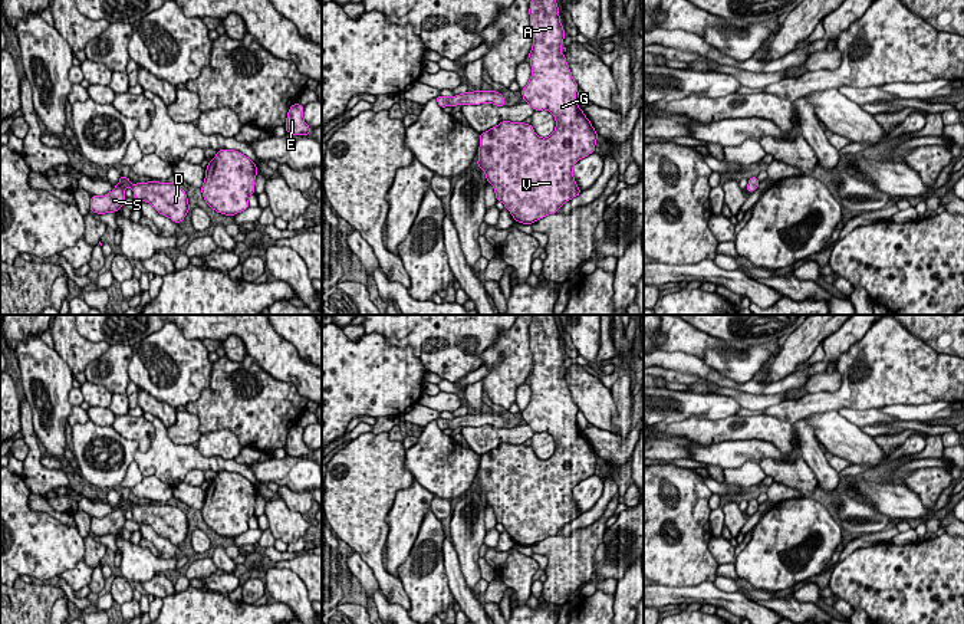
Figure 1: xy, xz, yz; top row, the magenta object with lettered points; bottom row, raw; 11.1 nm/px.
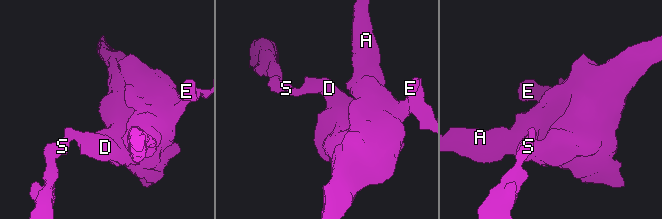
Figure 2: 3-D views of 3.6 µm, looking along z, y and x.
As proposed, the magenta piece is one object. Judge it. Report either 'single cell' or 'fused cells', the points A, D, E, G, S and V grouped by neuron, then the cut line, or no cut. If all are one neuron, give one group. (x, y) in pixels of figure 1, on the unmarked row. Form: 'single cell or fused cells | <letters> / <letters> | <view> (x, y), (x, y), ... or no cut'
single cell | A D E G S V | no cut

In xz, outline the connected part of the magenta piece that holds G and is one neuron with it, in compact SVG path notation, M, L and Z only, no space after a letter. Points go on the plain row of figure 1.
M532 315L530 351L533 368L529 375L532 398L522 411L523 421L534 431L549 433L556 449L552 457L542 460L533 449L524 444L501 443L499 447L480 456L477 487L484 493L487 505L494 510L497 523L510 533L514 543L532 546L557 532L582 513L573 499L573 487L595 474L598 454L579 430L575 404L563 370L565 352L560 345L555 315Z

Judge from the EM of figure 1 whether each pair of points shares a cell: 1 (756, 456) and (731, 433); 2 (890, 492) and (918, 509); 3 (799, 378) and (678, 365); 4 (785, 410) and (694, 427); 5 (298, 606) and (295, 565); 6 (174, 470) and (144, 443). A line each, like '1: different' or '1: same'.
1: different
2: same
3: same
4: different
5: different
6: different

